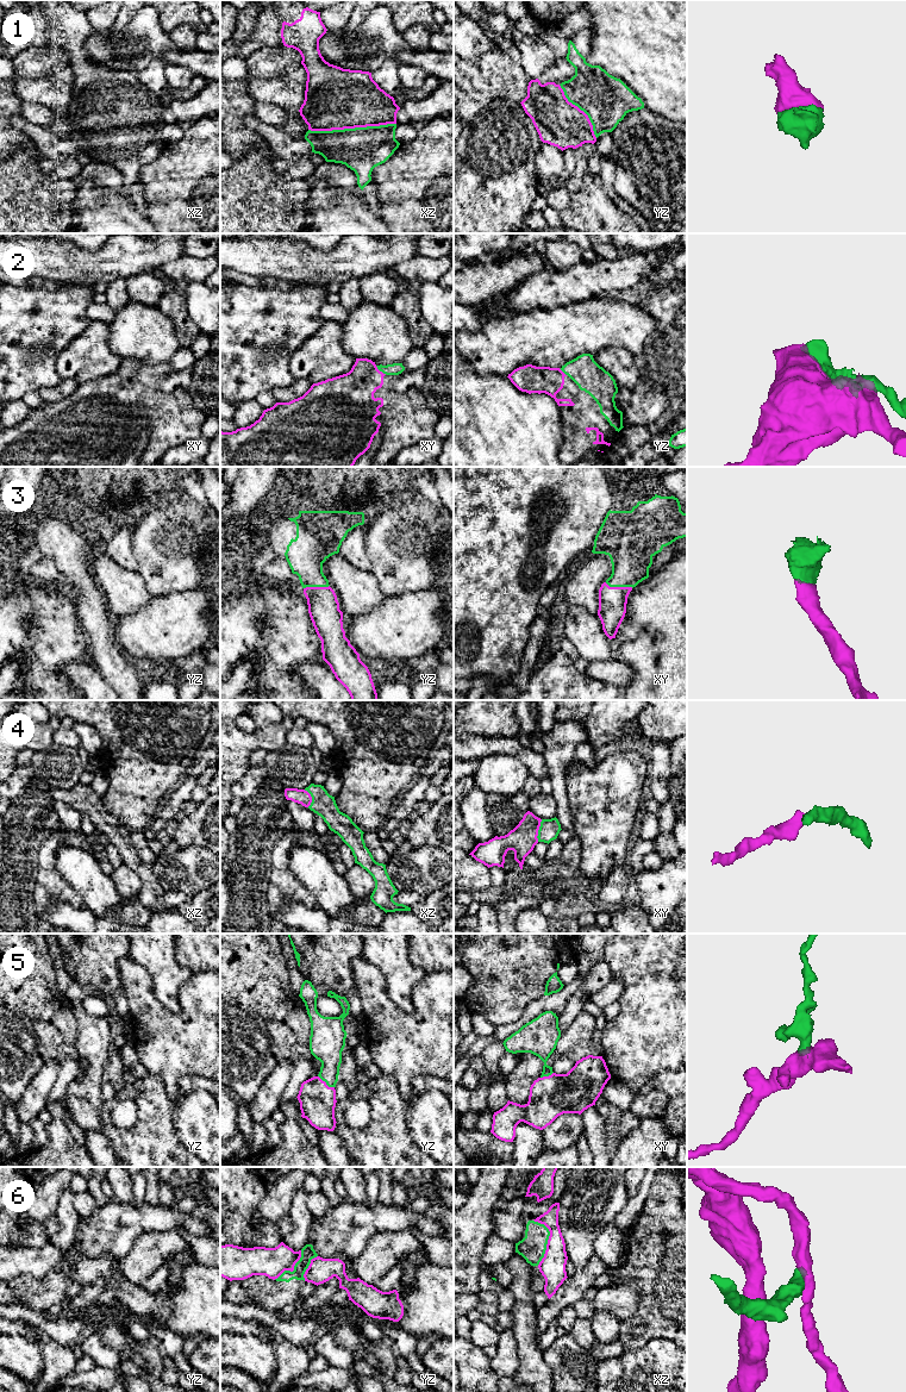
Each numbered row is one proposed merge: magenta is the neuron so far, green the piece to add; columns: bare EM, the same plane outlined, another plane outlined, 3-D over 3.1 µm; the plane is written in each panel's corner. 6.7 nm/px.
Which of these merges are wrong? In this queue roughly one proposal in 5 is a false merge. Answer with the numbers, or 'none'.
6

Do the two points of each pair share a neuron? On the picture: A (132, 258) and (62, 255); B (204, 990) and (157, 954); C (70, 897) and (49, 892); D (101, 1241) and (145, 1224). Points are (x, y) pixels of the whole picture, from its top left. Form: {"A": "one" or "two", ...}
{"A": "one", "B": "two", "C": "one", "D": "one"}

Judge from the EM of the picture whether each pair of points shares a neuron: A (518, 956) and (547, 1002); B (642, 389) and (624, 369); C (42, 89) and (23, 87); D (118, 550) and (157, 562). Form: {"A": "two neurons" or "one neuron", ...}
{"A": "two neurons", "B": "two neurons", "C": "one neuron", "D": "two neurons"}

